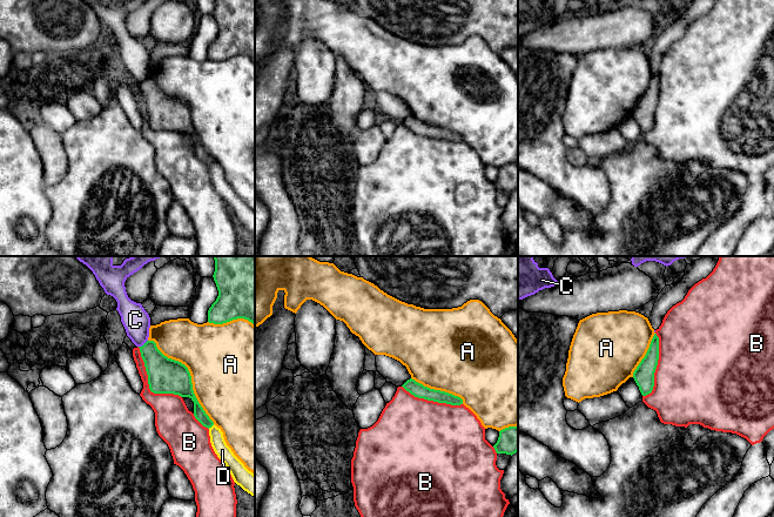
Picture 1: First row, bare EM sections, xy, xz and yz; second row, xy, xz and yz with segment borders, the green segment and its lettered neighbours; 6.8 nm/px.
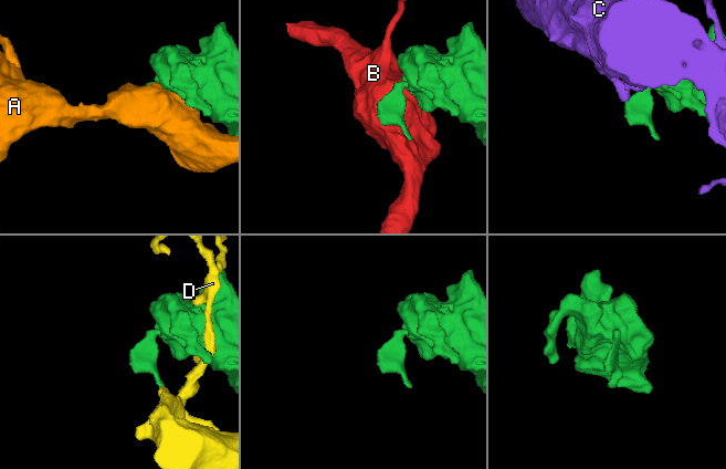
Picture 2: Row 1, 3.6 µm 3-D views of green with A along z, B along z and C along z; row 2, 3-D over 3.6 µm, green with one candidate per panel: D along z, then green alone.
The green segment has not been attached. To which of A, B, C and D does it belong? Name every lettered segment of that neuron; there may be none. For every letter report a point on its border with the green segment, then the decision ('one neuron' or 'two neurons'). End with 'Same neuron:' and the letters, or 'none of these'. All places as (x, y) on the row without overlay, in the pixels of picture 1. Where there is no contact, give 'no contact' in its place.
A: contact xy (189, 112); two neurons
B: contact xy (148, 120); two neurons
C: contact xy (143, 81); two neurons
D: contact xy (210, 163); two neurons
Same neuron: none of these

